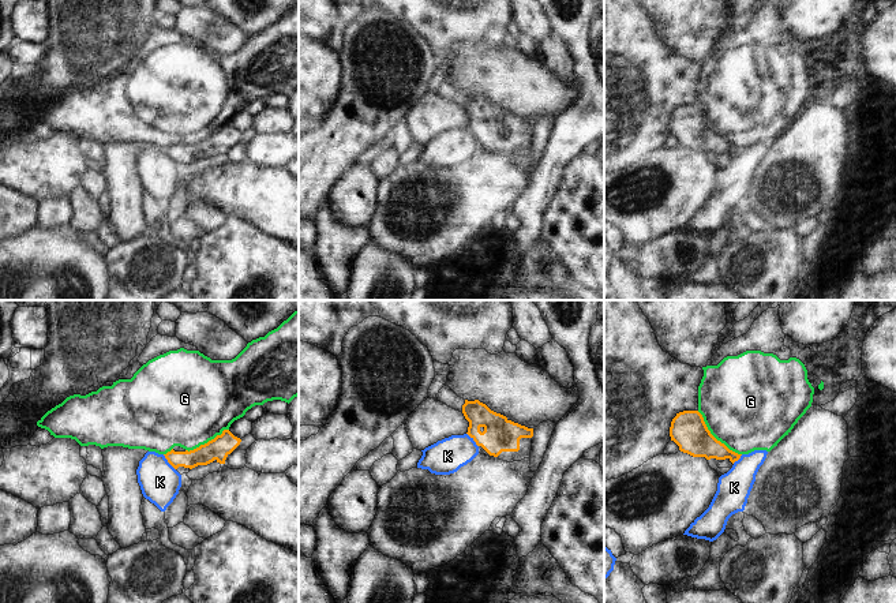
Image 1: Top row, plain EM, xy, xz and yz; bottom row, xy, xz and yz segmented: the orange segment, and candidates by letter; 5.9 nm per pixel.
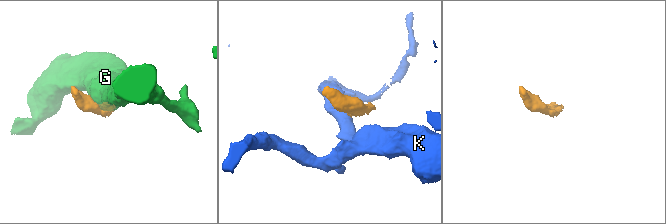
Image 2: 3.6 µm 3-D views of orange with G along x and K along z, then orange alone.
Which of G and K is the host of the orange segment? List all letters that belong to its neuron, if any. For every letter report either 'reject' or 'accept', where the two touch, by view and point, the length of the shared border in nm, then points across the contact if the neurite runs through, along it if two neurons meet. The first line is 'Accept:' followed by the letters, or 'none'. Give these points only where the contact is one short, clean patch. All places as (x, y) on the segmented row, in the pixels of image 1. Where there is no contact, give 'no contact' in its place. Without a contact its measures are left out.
Accept: none
G: reject; meets orange in yz at (713, 437); contact 380 nm long
K: reject; meets orange in xy at (168, 461); contact 120 nm long; border along xy (162, 454), (175, 469)

